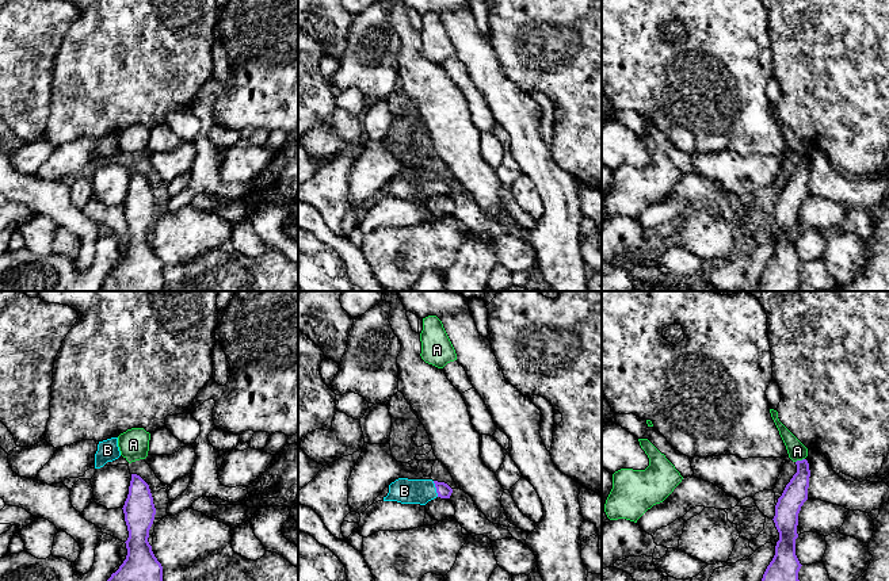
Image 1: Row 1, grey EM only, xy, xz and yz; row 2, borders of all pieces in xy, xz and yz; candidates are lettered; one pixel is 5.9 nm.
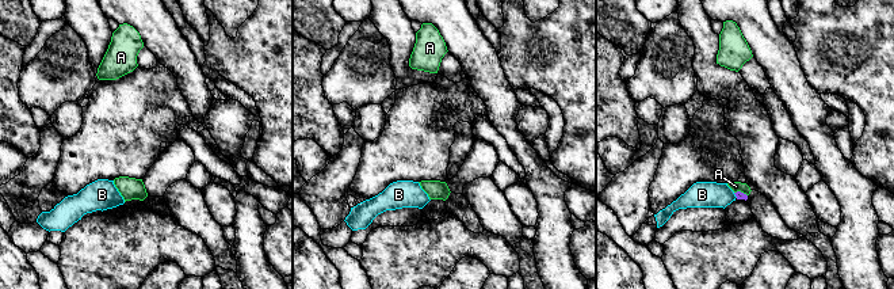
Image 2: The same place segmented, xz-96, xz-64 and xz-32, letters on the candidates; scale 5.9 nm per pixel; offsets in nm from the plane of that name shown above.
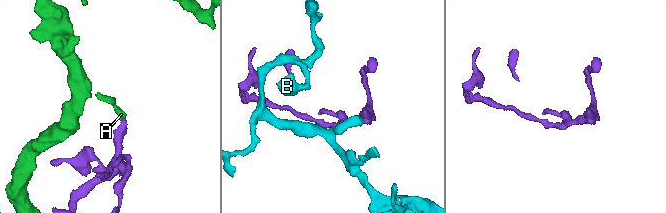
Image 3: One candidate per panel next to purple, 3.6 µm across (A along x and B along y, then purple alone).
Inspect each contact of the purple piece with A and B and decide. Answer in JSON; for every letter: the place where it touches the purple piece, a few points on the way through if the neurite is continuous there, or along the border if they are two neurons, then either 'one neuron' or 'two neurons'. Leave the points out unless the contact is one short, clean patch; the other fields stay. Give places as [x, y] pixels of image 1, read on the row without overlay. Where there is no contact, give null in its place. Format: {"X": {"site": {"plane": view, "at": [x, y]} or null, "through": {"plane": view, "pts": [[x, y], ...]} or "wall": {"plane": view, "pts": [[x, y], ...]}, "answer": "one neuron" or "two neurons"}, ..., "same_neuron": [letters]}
{"A": {"site": {"plane": "yz", "at": [800, 157]}, "wall": {"plane": "yz", "pts": [[804, 155], [796, 159]]}, "answer": "two neurons"}, "B": {"site": {"plane": "xz", "at": [437, 186]}, "through": {"plane": "xz", "pts": [[443, 187], [437, 186], [404, 187]]}, "answer": "one neuron"}, "same_neuron": ["B"]}

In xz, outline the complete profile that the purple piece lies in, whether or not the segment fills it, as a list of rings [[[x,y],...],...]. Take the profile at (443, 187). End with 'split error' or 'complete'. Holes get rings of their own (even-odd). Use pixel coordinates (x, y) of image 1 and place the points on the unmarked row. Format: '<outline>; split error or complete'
[[[398,175],[389,181],[389,190],[384,198],[426,202],[436,194],[450,195],[451,190],[453,186],[444,179]]]; split error

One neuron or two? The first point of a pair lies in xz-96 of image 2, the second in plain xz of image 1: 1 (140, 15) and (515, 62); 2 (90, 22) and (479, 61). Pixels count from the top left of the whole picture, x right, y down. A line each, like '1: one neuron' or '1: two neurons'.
1: two neurons
2: two neurons

